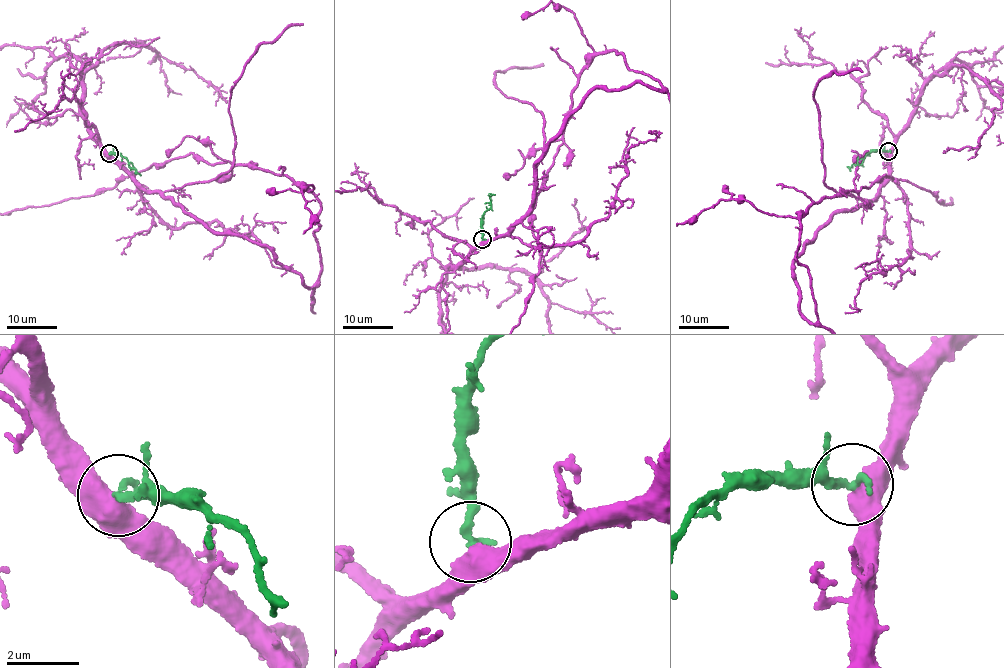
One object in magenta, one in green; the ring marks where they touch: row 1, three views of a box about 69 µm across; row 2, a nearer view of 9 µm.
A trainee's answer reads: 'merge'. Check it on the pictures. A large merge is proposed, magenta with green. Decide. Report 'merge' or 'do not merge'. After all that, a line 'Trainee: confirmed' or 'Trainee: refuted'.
merge
Trainee: confirmed

